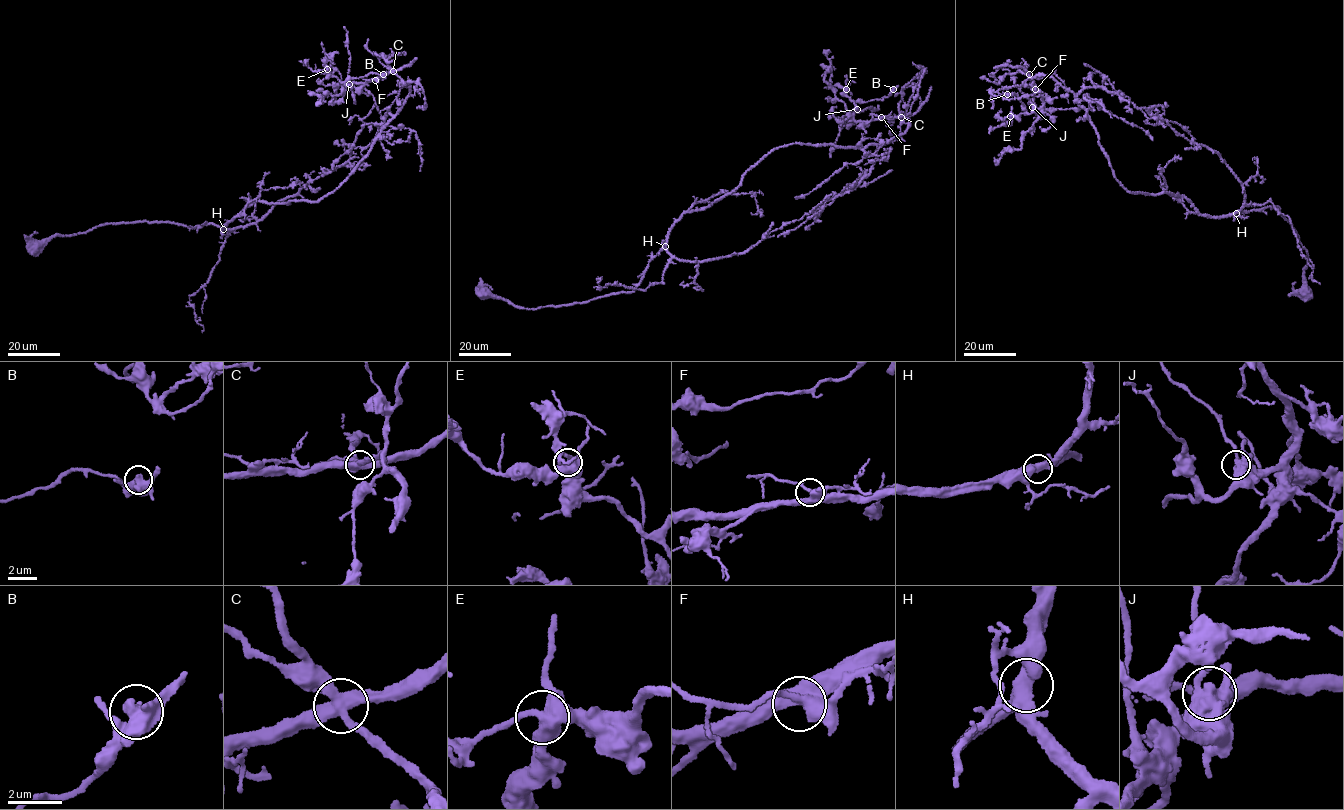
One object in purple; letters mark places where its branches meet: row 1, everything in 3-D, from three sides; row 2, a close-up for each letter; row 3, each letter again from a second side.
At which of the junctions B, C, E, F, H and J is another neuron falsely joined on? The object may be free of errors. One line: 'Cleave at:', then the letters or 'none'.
Cleave at: C

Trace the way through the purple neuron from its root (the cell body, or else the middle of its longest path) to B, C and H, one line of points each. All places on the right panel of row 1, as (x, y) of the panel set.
B: (1305, 291), (1278, 206), (1210, 216), (1130, 192), (1071, 91), (1029, 75), (1029, 113), (1007, 94)
C: (1305, 291), (1307, 252), (1278, 206), (1210, 216), (1177, 194), (1130, 192), (1074, 94), (1029, 74)
H: (1305, 291), (1303, 278), (1307, 252), (1278, 206), (1236, 213)

